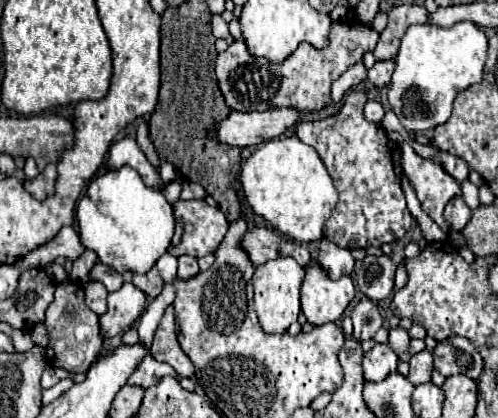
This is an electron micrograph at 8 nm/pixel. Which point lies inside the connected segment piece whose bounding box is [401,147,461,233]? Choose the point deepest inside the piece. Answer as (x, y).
(434, 186)

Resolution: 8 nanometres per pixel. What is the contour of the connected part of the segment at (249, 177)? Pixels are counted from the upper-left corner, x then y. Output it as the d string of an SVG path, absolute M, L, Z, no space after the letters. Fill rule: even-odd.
M297 135L261 143L245 161L241 183L251 209L289 239L299 243L321 239L323 225L337 205L337 189L319 153L311 145L299 141Z

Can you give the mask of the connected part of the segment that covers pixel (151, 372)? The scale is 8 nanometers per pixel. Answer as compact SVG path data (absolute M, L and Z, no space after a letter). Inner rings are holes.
M147 353L143 359L141 359L141 363L137 365L137 369L129 375L129 379L127 379L127 383L129 385L139 385L139 387L143 387L143 389L147 389L147 387L151 387L151 385L155 385L161 377L165 377L165 375L177 375L175 371L173 371L173 367L169 367L167 363L157 363L157 359L153 359L153 355L151 353Z

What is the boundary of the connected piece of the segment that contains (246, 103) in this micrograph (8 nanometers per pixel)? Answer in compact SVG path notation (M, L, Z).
M335 21L329 33L329 45L315 49L309 43L301 43L297 51L283 63L275 65L263 57L253 57L247 51L243 39L233 41L225 53L217 57L217 81L227 105L233 111L267 111L277 107L301 107L305 111L321 111L331 103L331 83L337 81L351 65L359 63L367 51L373 51L379 34L355 21Z

